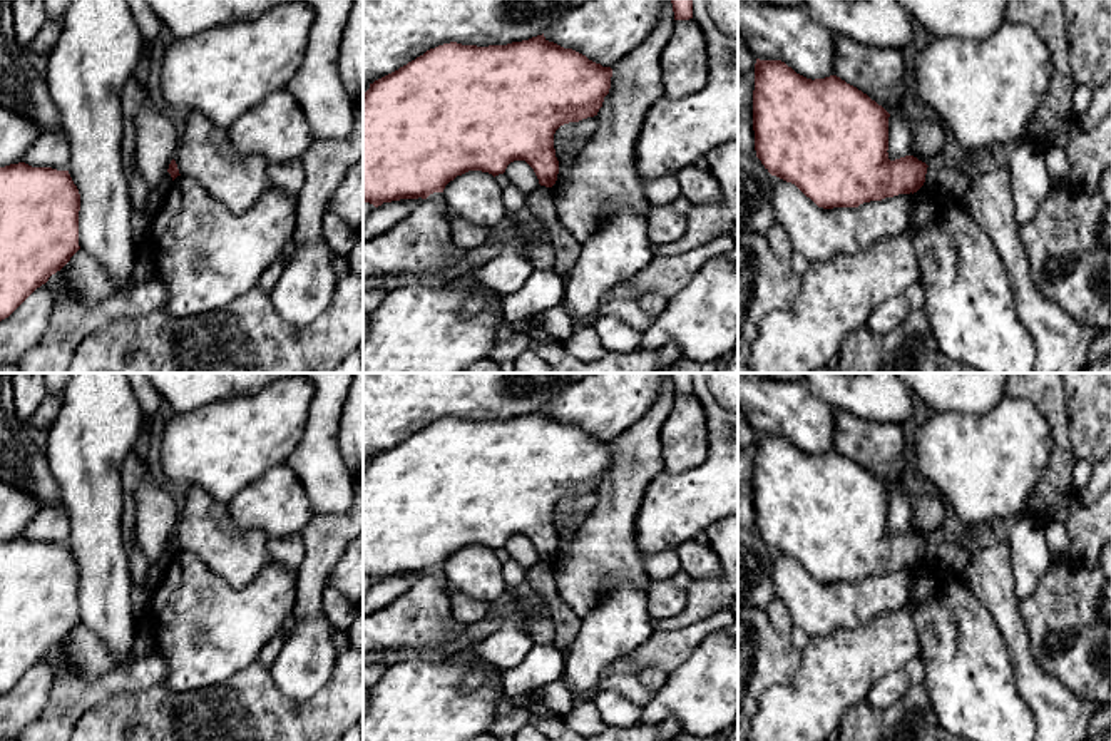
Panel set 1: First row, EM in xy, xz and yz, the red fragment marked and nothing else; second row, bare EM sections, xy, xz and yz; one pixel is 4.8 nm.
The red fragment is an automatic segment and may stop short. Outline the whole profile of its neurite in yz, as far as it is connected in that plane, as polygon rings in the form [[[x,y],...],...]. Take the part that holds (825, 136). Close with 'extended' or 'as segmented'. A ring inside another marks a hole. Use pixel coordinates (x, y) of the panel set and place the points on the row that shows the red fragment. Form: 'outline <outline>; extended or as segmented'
outline [[[756,59],[756,157],[771,176],[795,184],[818,207],[858,207],[870,201],[914,194],[924,186],[925,162],[914,156],[888,159],[888,117],[882,105],[837,75],[811,80],[781,60]]]; as segmented

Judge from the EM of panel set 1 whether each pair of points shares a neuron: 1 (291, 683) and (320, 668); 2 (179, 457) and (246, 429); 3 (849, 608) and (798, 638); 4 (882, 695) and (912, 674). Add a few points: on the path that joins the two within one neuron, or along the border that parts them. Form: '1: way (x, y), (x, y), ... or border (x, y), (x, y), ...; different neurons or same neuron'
1: way (298, 676), (313, 674); same neuron
2: way (196, 449), (225, 447), (230, 444); same neuron
3: border (795, 626), (810, 636); different neurons
4: way (889, 688), (906, 676); same neuron

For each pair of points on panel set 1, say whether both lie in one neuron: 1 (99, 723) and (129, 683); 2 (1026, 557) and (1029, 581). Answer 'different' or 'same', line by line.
1: different
2: same

